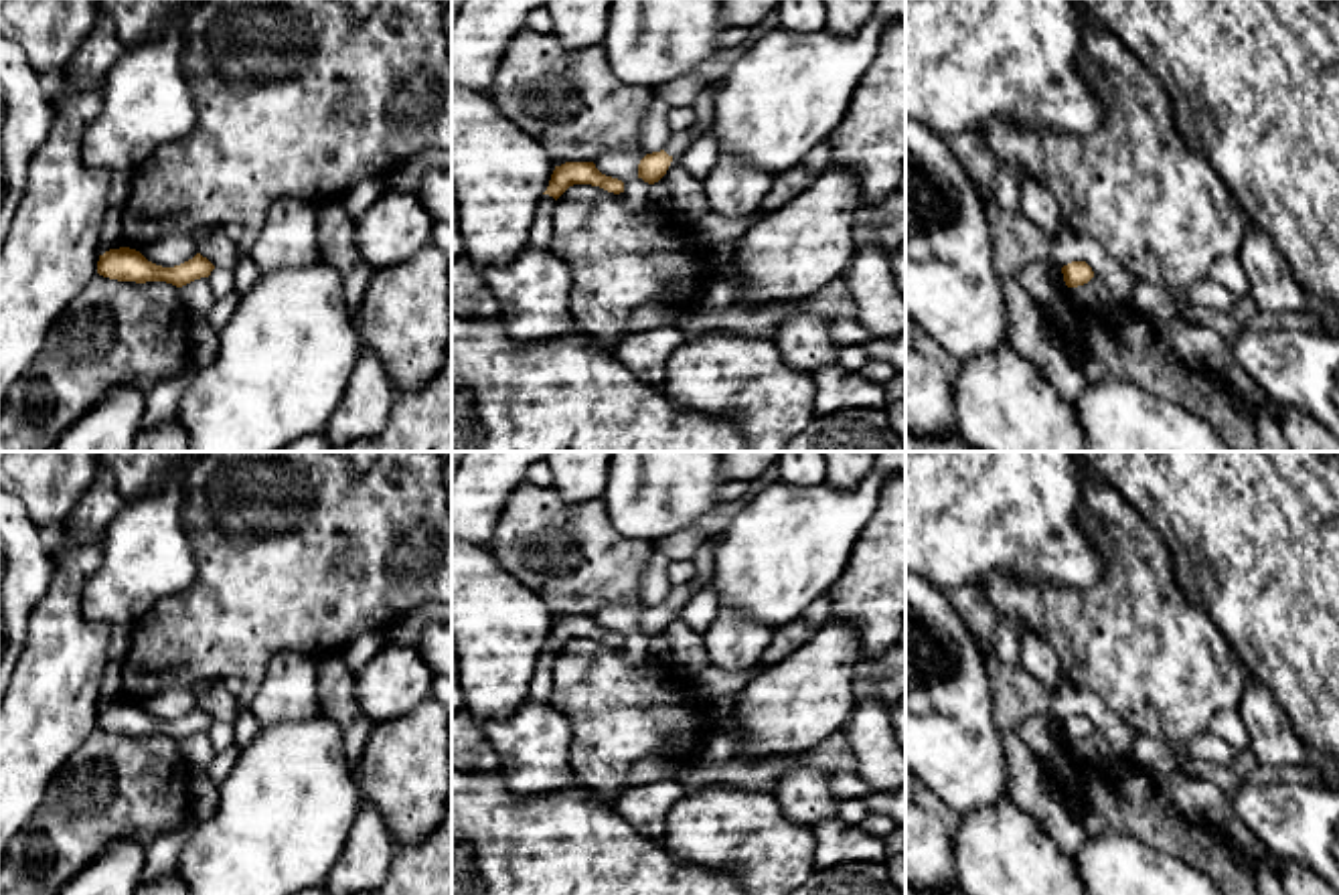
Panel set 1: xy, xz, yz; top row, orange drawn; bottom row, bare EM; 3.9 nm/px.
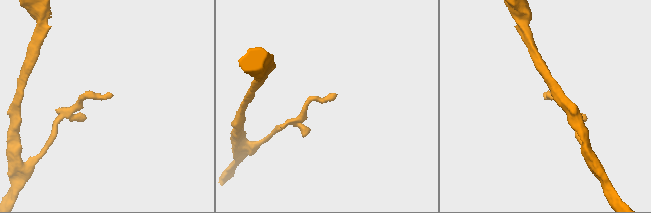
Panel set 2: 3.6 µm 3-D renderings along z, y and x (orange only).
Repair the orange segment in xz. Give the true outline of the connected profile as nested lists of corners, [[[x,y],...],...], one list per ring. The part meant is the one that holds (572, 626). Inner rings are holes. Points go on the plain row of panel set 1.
[[[565,616],[555,620],[549,640],[543,648],[549,648],[557,654],[573,638],[592,638],[614,648],[624,646],[624,636],[602,628],[594,616]]]

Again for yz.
[[[1072,715],[1061,721],[1061,727],[1068,741],[1084,739],[1094,731],[1094,725],[1086,715]]]

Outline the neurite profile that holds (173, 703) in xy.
[[[168,688],[142,701],[140,707],[156,719],[174,721],[196,709],[196,688]]]

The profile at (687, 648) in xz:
[[[673,612],[660,636],[666,640],[671,662],[679,672],[693,676],[711,664],[703,636],[691,630],[679,612]]]

